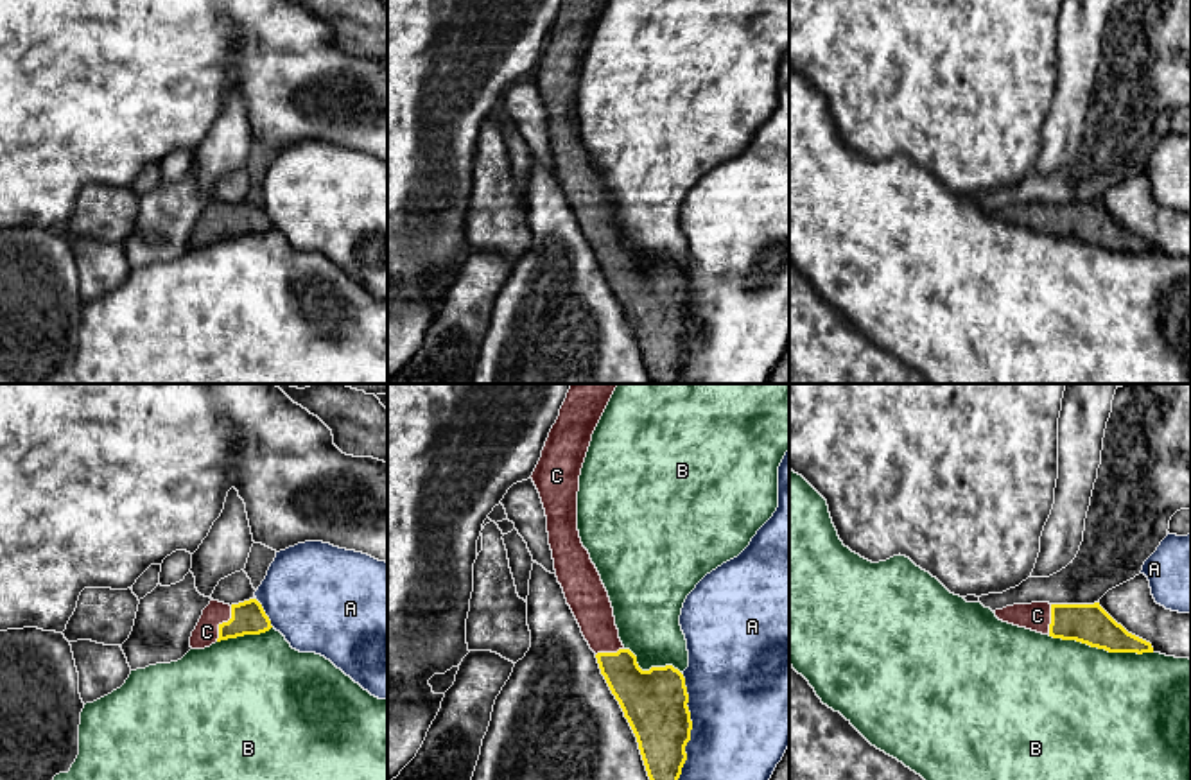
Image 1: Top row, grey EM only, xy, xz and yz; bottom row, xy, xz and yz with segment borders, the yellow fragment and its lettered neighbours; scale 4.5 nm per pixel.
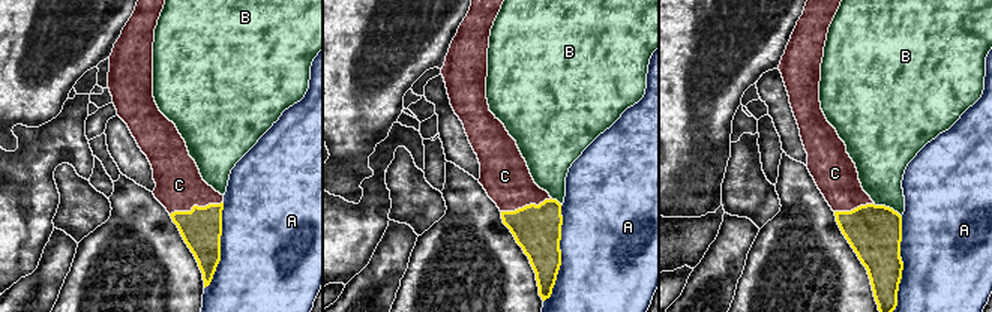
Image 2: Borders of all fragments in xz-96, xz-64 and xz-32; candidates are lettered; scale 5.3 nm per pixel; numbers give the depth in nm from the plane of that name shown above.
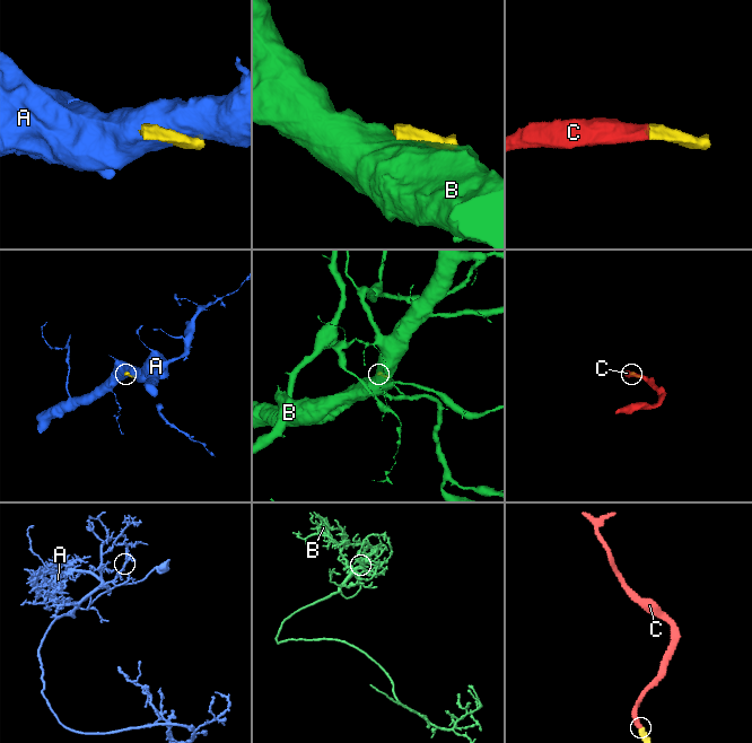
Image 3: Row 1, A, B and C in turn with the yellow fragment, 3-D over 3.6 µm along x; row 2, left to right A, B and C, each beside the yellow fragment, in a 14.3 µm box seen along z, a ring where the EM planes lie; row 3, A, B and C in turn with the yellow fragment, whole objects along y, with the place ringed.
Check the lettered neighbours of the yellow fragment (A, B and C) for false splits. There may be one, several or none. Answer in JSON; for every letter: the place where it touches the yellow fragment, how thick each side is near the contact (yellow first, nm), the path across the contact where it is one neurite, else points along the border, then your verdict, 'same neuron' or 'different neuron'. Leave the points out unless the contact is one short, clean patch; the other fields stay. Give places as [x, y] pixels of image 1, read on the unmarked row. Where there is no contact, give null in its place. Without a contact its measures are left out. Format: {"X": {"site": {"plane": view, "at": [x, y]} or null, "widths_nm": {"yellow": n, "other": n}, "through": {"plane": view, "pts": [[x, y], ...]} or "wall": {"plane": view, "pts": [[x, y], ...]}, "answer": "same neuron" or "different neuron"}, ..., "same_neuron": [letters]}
{"A": {"site": {"plane": "xz", "at": [691, 327]}, "widths_nm": {"yellow": 280, "other": 480}, "answer": "different neuron"}, "B": {"site": {"plane": "yz", "at": [1100, 246]}, "widths_nm": {"yellow": 180, "other": 500}, "answer": "different neuron"}, "C": {"site": {"plane": "xy", "at": [223, 221]}, "widths_nm": {"yellow": 150, "other": 110}, "through": {"plane": "xy", "pts": [[248, 216], [223, 221], [207, 230]]}, "answer": "same neuron"}, "same_neuron": ["C"]}

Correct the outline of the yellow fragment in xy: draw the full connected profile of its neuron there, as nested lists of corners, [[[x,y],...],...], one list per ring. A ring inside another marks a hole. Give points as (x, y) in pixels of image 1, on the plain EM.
[[[256,197],[239,203],[210,199],[192,230],[190,246],[204,247],[215,240],[269,230],[271,219]]]

